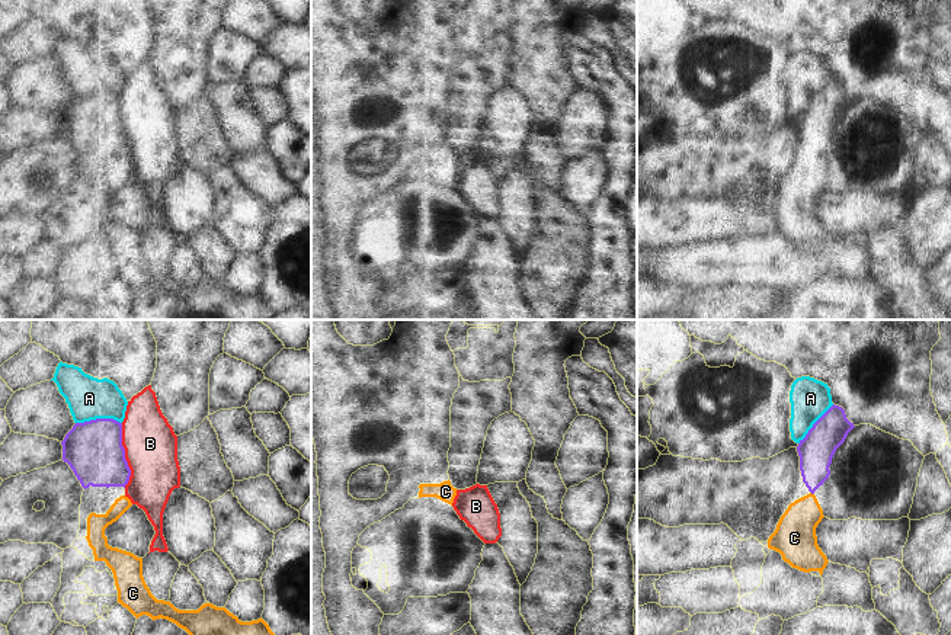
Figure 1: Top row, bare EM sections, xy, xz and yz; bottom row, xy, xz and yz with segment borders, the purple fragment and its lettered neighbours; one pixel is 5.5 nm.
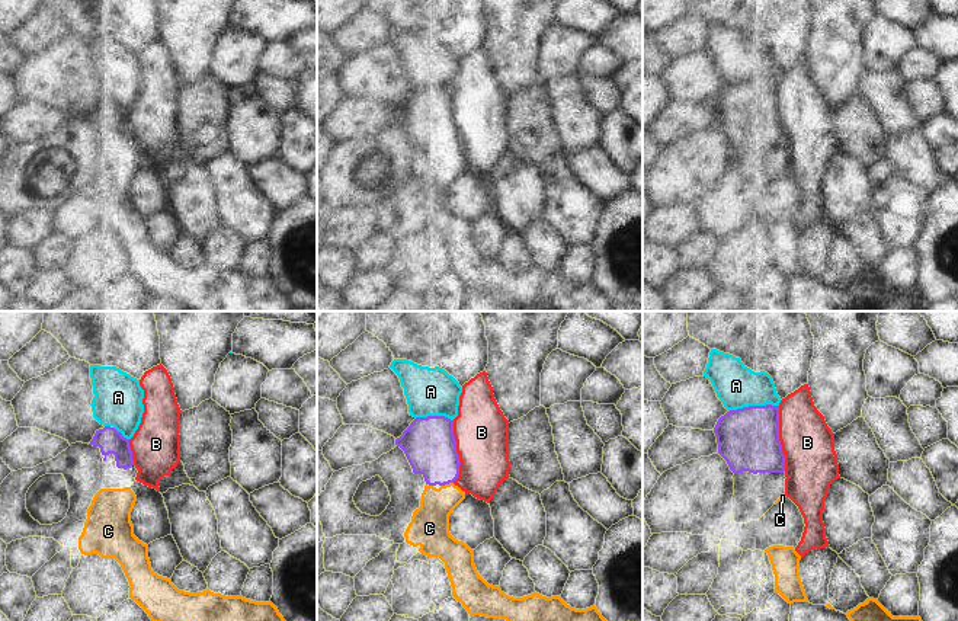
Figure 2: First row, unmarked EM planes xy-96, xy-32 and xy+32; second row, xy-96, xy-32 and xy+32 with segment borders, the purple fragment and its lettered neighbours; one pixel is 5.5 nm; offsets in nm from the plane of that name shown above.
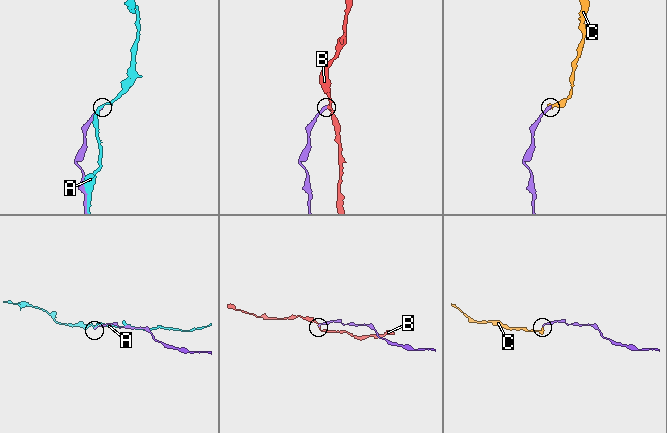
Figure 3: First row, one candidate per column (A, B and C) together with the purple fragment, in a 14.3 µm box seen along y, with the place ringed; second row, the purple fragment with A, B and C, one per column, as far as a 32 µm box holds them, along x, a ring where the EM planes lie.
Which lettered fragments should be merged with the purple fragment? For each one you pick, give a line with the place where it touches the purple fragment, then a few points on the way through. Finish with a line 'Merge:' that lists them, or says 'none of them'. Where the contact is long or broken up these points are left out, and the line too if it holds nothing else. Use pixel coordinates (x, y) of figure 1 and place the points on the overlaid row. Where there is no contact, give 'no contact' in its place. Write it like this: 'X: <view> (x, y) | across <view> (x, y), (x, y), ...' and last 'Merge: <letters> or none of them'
C: yz (812, 493) | across yz (816, 451), (812, 493), (796, 532)
Merge: C

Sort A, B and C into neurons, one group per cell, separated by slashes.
A / B / C

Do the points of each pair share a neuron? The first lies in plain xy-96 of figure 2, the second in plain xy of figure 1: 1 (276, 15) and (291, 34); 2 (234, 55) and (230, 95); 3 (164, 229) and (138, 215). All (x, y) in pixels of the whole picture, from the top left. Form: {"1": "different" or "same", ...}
{"1": "different", "2": "different", "3": "different"}

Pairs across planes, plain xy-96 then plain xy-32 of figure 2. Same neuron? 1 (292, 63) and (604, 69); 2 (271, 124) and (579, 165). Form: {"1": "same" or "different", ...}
{"1": "same", "2": "different"}

